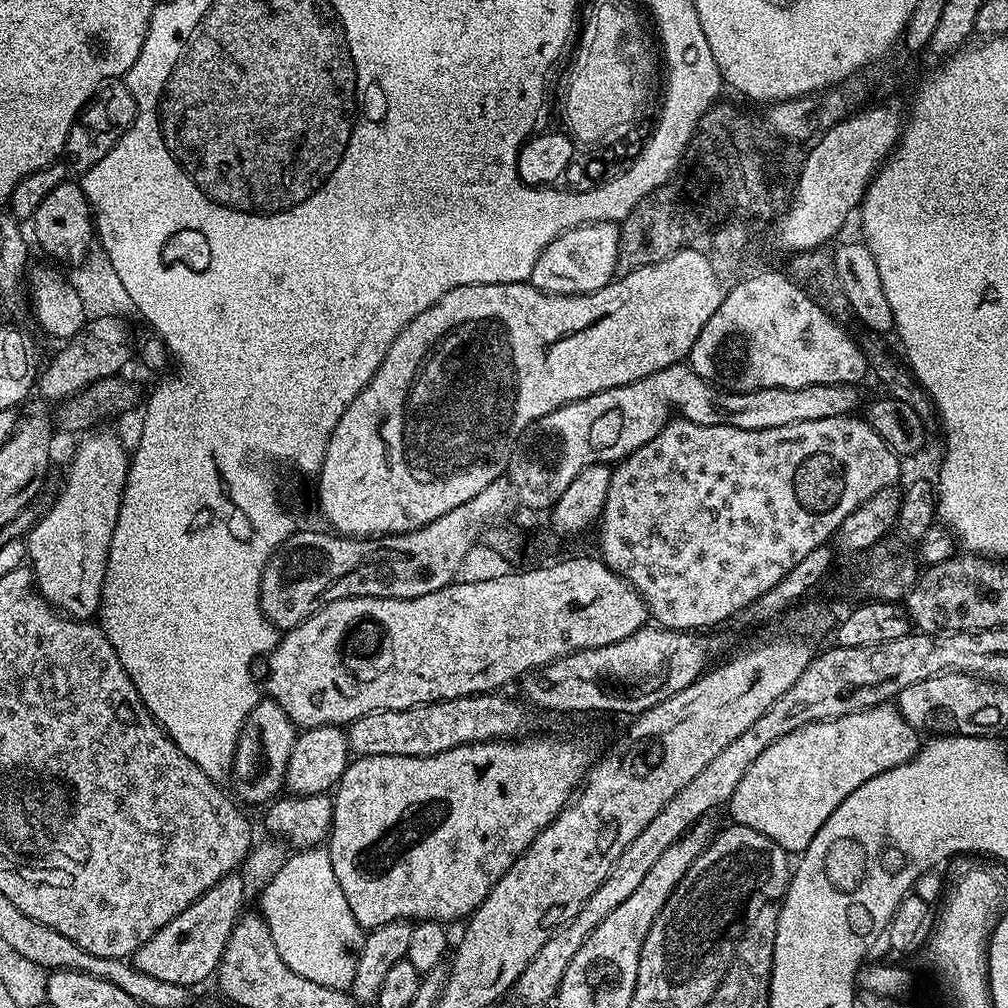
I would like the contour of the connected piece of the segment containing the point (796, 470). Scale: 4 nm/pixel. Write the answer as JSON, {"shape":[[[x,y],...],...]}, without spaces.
{"shape":[[[855,415],[839,416],[838,418],[818,418],[818,422],[794,422],[790,426],[774,426],[770,430],[742,430],[738,426],[726,426],[725,424],[702,426],[683,418],[673,418],[668,421],[667,426],[661,432],[654,434],[654,438],[650,438],[650,442],[646,442],[646,446],[638,446],[638,450],[634,450],[612,468],[610,490],[606,494],[606,506],[598,521],[598,529],[600,528],[600,552],[598,551],[598,556],[599,559],[604,561],[607,568],[617,572],[623,580],[627,580],[639,592],[645,606],[648,608],[649,617],[659,627],[671,628],[677,632],[712,630],[715,629],[712,628],[715,624],[720,624],[723,620],[730,619],[731,616],[733,619],[742,609],[750,606],[750,602],[754,602],[754,598],[762,598],[762,594],[766,594],[766,590],[770,590],[770,586],[782,582],[782,578],[786,578],[786,574],[790,574],[790,570],[794,570],[794,566],[798,566],[798,562],[802,562],[802,558],[806,558],[806,554],[810,554],[810,550],[814,550],[819,544],[828,544],[835,537],[838,526],[842,526],[842,522],[846,522],[849,514],[854,510],[858,510],[858,506],[862,506],[862,502],[866,502],[874,494],[881,492],[883,488],[893,487],[897,483],[895,480],[900,476],[900,464],[902,464],[901,457],[897,456],[891,448],[888,448],[886,442],[882,442],[882,438],[878,438],[878,434],[874,434],[874,430],[869,426],[867,420],[857,418]]]}

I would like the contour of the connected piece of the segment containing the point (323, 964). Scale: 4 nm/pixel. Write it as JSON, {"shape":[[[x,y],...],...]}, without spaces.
{"shape":[[[320,858],[316,868],[324,876],[275,876],[266,889],[267,894],[264,894],[272,896],[259,897],[264,907],[262,915],[270,926],[282,962],[286,962],[290,970],[302,978],[310,978],[310,982],[348,990],[358,970],[365,933],[354,914],[350,914],[350,902],[346,902],[346,894],[342,894],[338,878],[331,875],[332,863]]]}

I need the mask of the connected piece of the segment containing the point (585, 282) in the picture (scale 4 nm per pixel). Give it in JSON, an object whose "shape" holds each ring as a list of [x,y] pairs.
{"shape":[[[600,220],[596,224],[580,224],[576,228],[566,230],[554,242],[540,252],[538,262],[534,262],[531,283],[538,290],[550,296],[581,296],[587,292],[602,290],[616,276],[616,263],[620,253],[620,229],[613,221]]]}

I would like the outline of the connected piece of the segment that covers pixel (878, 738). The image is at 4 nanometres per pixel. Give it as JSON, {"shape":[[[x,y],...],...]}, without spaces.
{"shape":[[[892,702],[875,704],[873,708],[863,708],[842,718],[810,723],[783,735],[754,760],[727,802],[729,819],[764,834],[789,854],[803,853],[825,824],[826,818],[830,818],[830,814],[834,814],[834,810],[838,810],[838,806],[842,806],[842,802],[846,802],[846,798],[850,798],[858,786],[870,782],[870,778],[886,770],[894,770],[894,766],[902,766],[913,760],[921,747],[921,733],[910,726],[906,718],[902,718],[899,708]]]}

